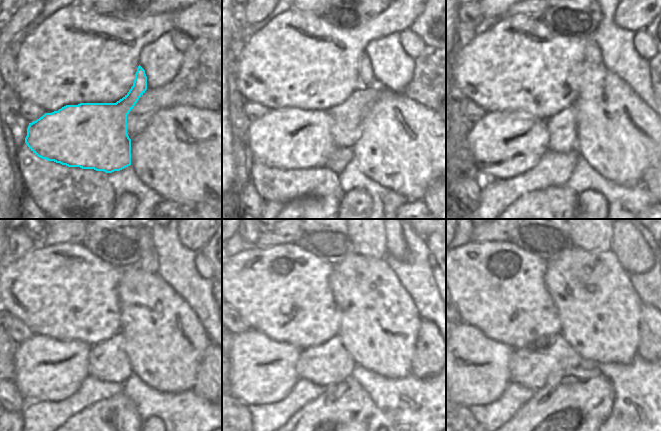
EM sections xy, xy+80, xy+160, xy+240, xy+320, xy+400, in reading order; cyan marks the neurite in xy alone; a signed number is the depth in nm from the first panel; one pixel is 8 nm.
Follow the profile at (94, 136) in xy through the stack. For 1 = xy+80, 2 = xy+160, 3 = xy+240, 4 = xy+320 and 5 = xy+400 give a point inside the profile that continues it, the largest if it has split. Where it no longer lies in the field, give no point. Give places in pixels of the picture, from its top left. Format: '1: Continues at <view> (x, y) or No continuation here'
1: Continues at xy+80 (290, 138)
2: Continues at xy+160 (504, 144)
3: Continues at xy+240 (46, 369)
4: Continues at xy+320 (261, 371)
5: Continues at xy+400 (474, 369).

